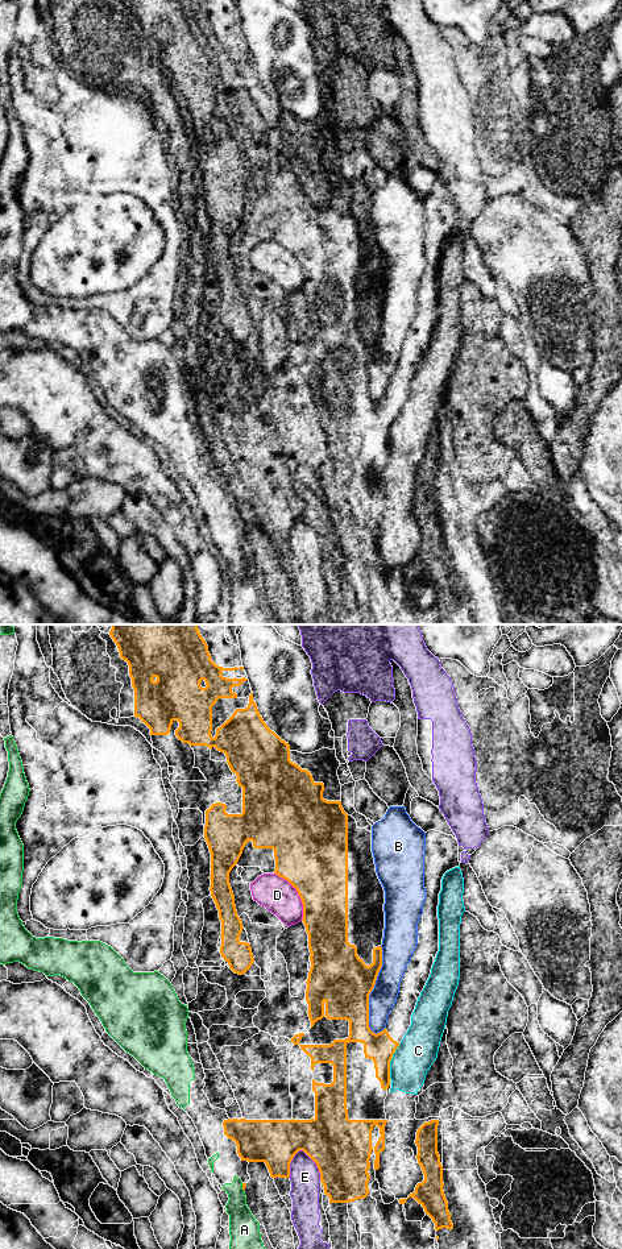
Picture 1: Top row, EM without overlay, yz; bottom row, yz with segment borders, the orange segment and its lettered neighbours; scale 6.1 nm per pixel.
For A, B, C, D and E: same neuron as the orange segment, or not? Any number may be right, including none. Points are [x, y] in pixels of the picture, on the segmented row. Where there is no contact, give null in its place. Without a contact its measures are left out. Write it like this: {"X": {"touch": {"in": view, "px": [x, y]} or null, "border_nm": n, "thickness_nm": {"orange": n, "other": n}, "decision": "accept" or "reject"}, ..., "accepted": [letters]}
{"A": {"touch": {"in": "yz", "px": [243, 1187]}, "border_nm": 50, "thickness_nm": {"orange": 30, "other": 180}, "decision": "reject"}, "B": {"touch": {"in": "yz", "px": [372, 990]}, "border_nm": 550, "thickness_nm": {"orange": 340, "other": 170}, "decision": "reject"}, "C": {"touch": {"in": "yz", "px": [390, 1059]}, "border_nm": 240, "thickness_nm": {"orange": 170, "other": 240}, "decision": "reject"}, "D": {"touch": {"in": "yz", "px": [298, 893]}, "border_nm": 340, "thickness_nm": {"orange": 440, "other": 220}, "decision": "reject"}, "E": {"touch": {"in": "yz", "px": [315, 1162]}, "border_nm": 240, "thickness_nm": {"orange": 360, "other": 190}, "decision": "reject"}, "accepted": []}

